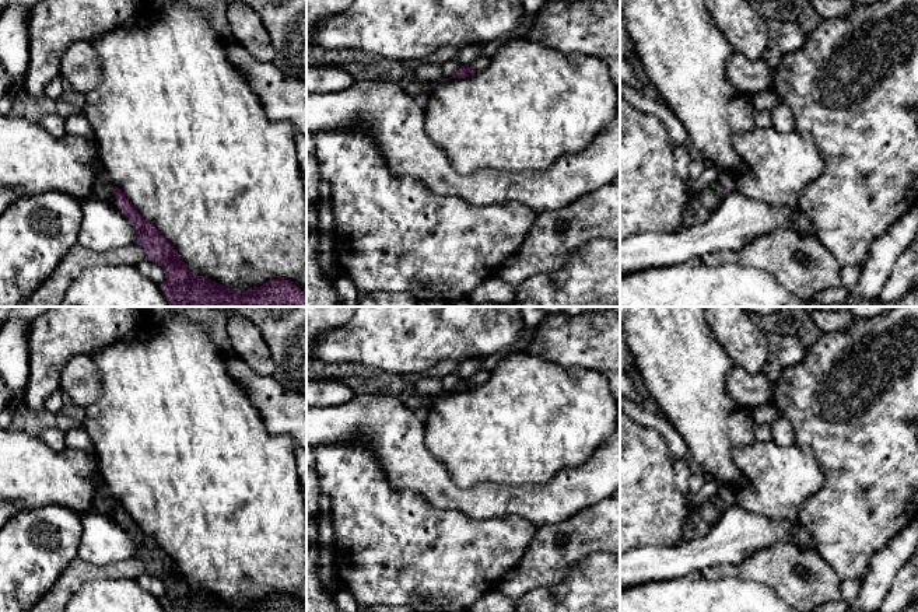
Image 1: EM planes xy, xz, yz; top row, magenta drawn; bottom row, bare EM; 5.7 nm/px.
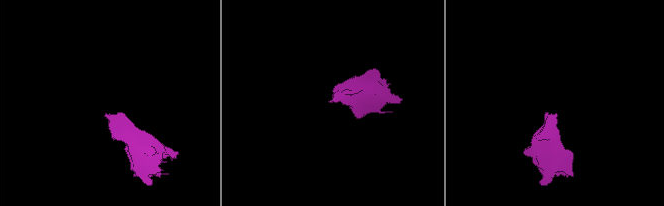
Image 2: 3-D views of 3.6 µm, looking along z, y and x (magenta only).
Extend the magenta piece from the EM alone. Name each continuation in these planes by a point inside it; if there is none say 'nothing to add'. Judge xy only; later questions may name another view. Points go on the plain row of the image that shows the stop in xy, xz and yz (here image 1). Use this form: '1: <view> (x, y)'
1: xy (104, 503)

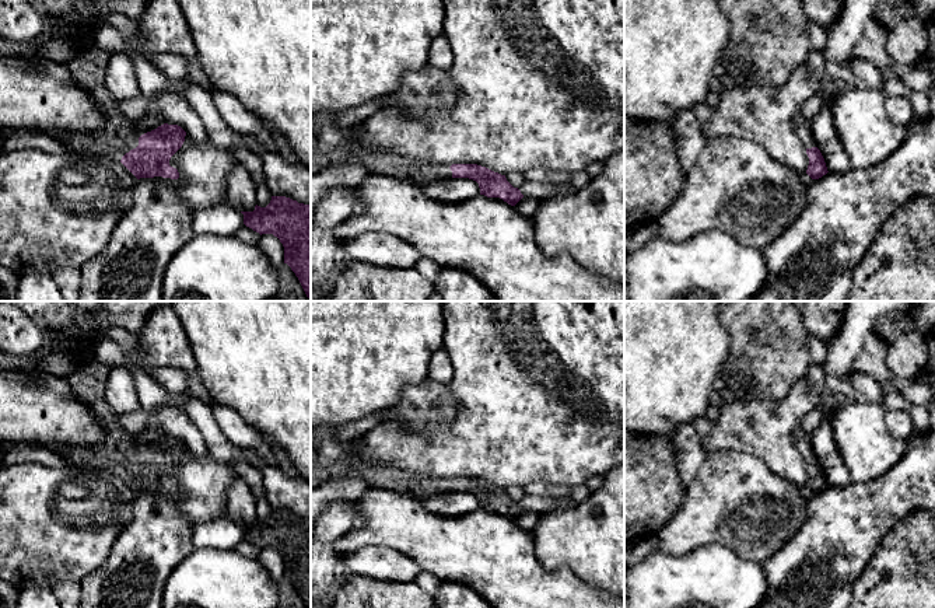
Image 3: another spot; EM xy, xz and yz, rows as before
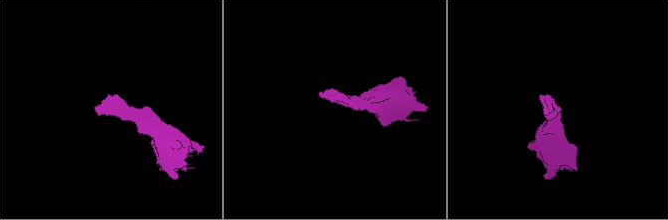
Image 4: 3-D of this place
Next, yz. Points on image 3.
1: yz (801, 439)

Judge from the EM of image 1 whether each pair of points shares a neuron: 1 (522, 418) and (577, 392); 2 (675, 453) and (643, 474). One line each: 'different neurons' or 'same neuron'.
1: same neuron
2: different neurons

